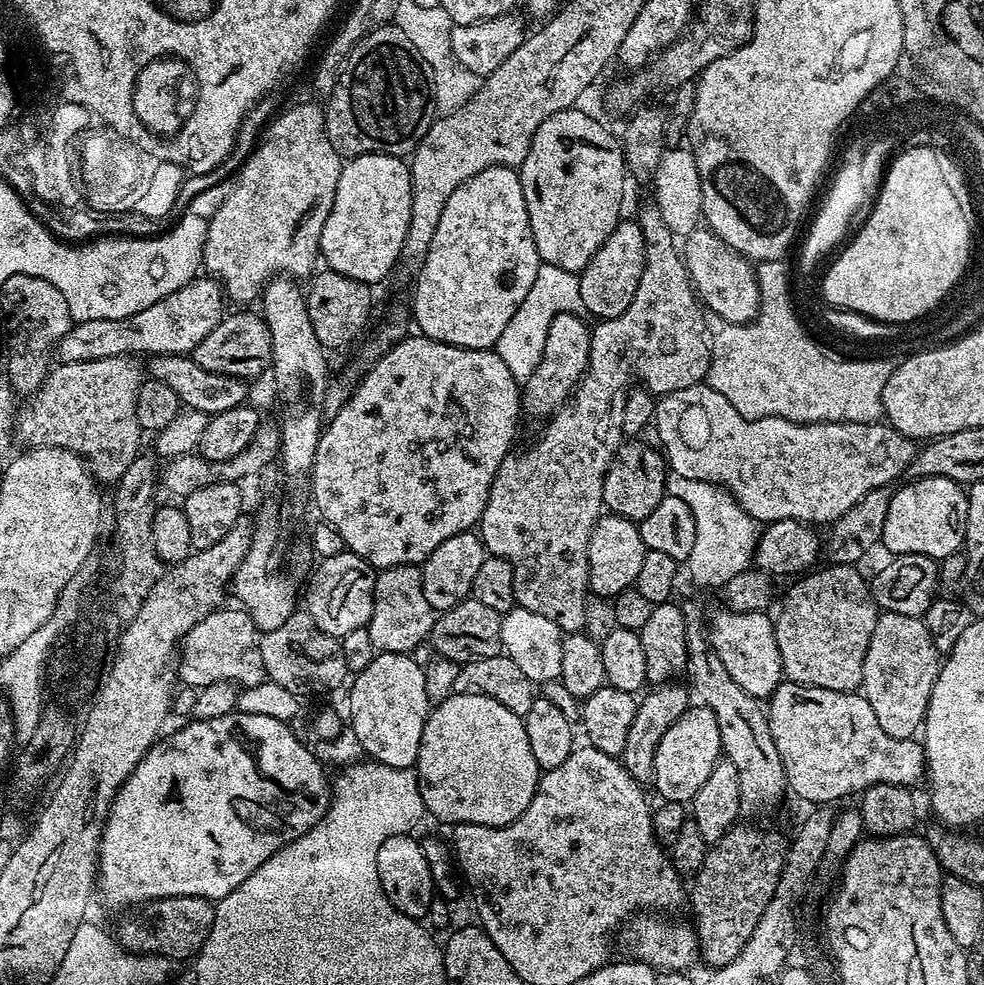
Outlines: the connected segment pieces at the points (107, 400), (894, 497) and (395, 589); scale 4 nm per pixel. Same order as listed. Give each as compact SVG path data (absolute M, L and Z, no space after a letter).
M135 355L98 358L94 361L57 363L49 371L38 391L32 393L19 405L15 413L15 435L28 448L65 448L77 452L87 462L92 475L101 485L115 485L126 474L130 462L141 455L140 436L142 429L136 401L140 398L146 372Z
M921 476L909 479L907 482L909 484L901 483L899 485L901 488L891 493L884 519L883 547L888 547L889 553L898 556L922 554L937 562L959 553L964 548L964 527L968 513L968 497L965 489L945 476Z
M403 564L377 571L374 606L367 627L370 642L374 642L377 653L415 653L415 648L431 637L436 617L430 602L426 602L426 590L422 590L422 574L417 565Z

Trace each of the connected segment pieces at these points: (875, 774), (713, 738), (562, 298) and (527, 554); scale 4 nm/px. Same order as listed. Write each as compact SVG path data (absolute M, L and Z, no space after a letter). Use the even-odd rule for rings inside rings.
M781 682L781 684L772 691L771 696L766 700L766 715L770 734L774 738L774 746L778 746L778 754L782 758L784 773L788 776L787 787L796 796L801 796L804 800L809 800L812 806L828 806L831 800L840 800L847 792L863 793L865 788L875 784L900 784L903 788L912 788L916 786L919 780L923 781L926 776L926 761L924 759L924 746L919 739L903 740L902 738L890 738L882 726L878 726L878 718L874 714L874 706L859 691L839 692L838 690L822 690L821 688L811 688L805 684L794 684L791 682Z
M703 706L689 707L688 711L662 734L662 742L658 742L658 750L654 754L654 774L651 783L656 784L656 792L661 801L687 805L698 794L702 782L710 778L710 770L722 758L720 735L718 734L718 718L709 708Z
M541 263L538 278L534 278L534 286L530 286L526 298L522 298L522 306L514 310L514 318L510 318L506 330L502 330L502 338L498 338L494 349L498 358L506 362L510 374L514 374L517 384L523 386L538 366L539 360L543 358L543 346L546 344L547 331L550 329L551 322L556 315L563 312L577 314L584 312L580 277L570 270L562 270L553 264Z
M648 206L648 208L642 209L640 216L638 215L638 223L642 230L642 238L644 239L644 269L642 270L642 278L638 278L638 290L634 294L630 306L626 306L626 310L622 315L615 316L613 320L600 320L597 323L597 328L595 326L591 329L588 368L581 377L580 383L571 391L567 403L557 408L547 423L544 424L546 426L541 430L540 437L525 452L518 453L519 451L517 451L515 454L510 454L504 459L502 466L496 471L494 482L490 486L488 501L484 507L484 513L480 515L480 523L478 525L478 535L485 549L491 555L501 556L506 562L512 564L512 569L514 570L514 598L517 605L526 610L534 610L534 614L542 614L542 618L550 618L550 622L554 622L554 626L558 626L561 632L565 634L584 631L582 606L590 594L588 587L588 547L590 546L590 534L594 530L596 521L600 519L602 509L604 508L602 486L606 478L606 470L610 466L616 449L622 443L622 422L624 421L626 393L637 382L643 385L649 393L655 394L657 397L665 396L666 393L673 392L674 390L686 390L695 384L705 383L708 367L712 361L710 327L708 328L707 322L704 321L706 312L702 307L700 297L696 295L696 290L692 286L692 280L688 276L688 271L684 265L684 257L681 249L678 247L677 237L670 230L670 226L666 226L666 222L662 222L662 214L655 206Z

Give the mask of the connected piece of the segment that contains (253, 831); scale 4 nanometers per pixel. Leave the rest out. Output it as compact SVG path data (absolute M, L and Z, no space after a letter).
M237 710L222 717L193 719L188 723L192 724L178 729L177 732L169 731L157 740L155 746L142 758L142 762L134 766L130 778L126 778L126 782L118 790L116 800L108 811L108 818L104 821L104 837L100 839L98 884L101 889L104 887L105 902L116 908L124 908L127 904L139 906L149 900L161 900L167 896L201 896L213 902L221 900L226 894L242 886L242 882L246 882L246 878L250 878L250 874L254 874L258 866L269 863L287 844L299 840L302 834L310 831L328 813L330 780L329 777L328 780L324 777L325 765L318 756L316 761L315 754L288 729L290 727L287 723L263 714L242 713Z

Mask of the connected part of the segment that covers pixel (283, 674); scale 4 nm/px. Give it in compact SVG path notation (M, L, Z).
M306 610L293 612L277 630L263 633L260 649L267 679L297 696L320 692L323 684L332 688L348 676L345 659L340 655L340 640L322 631Z

